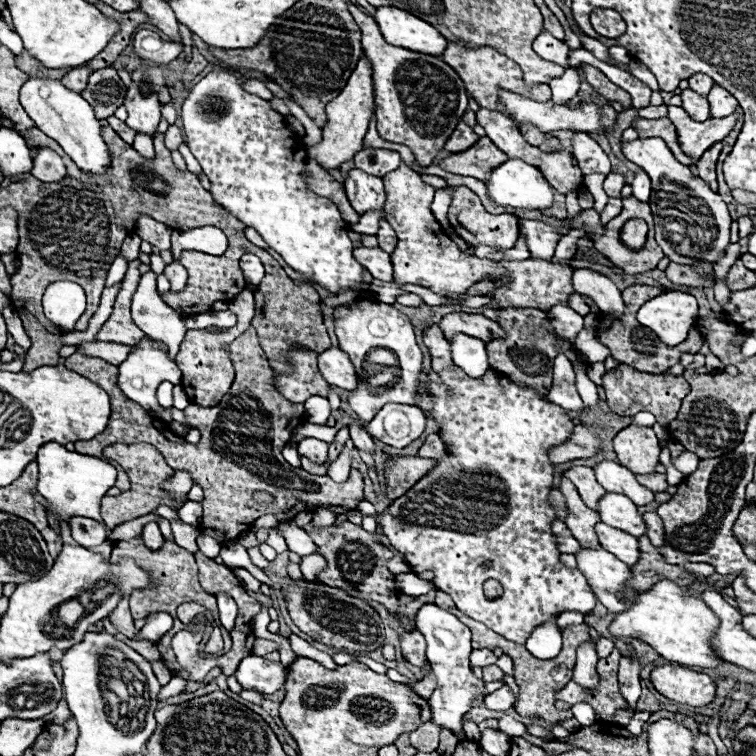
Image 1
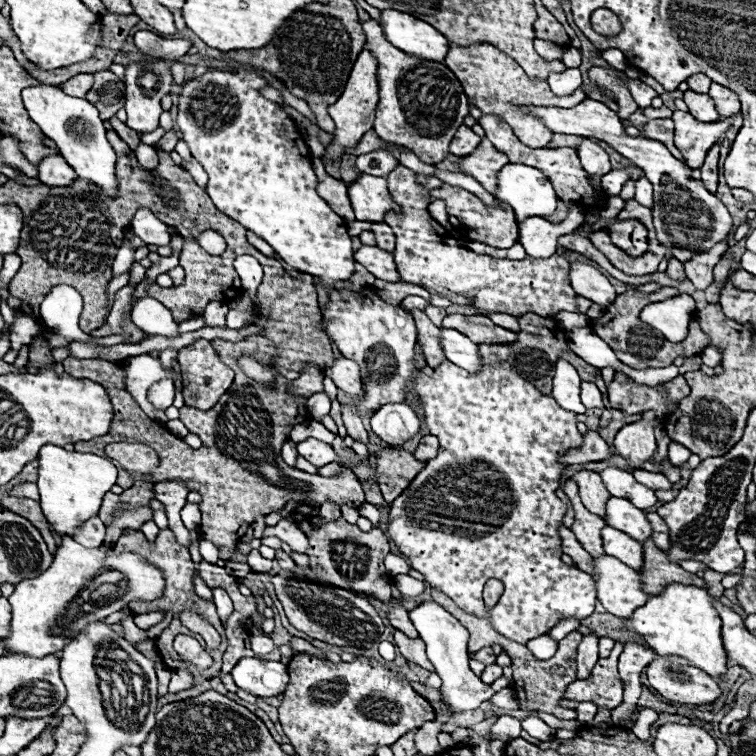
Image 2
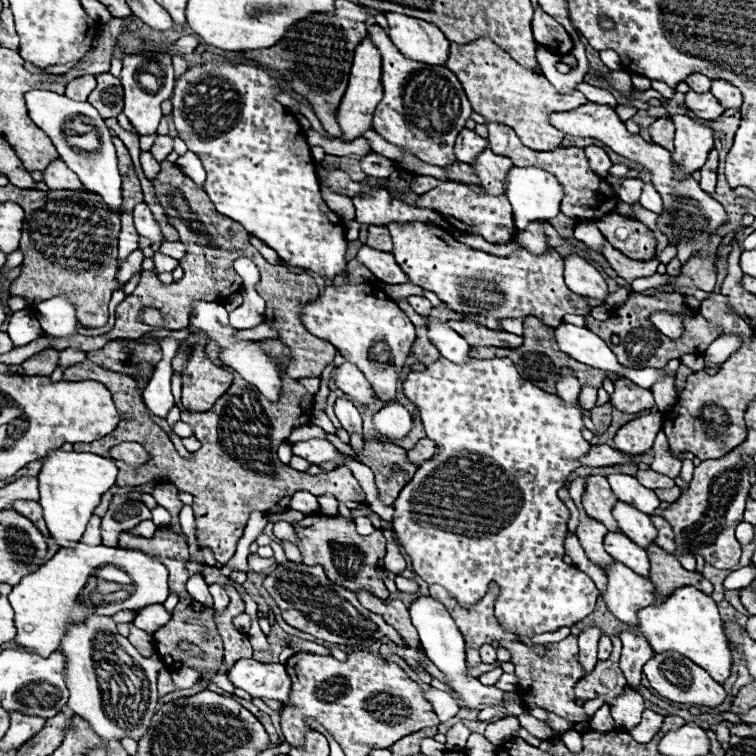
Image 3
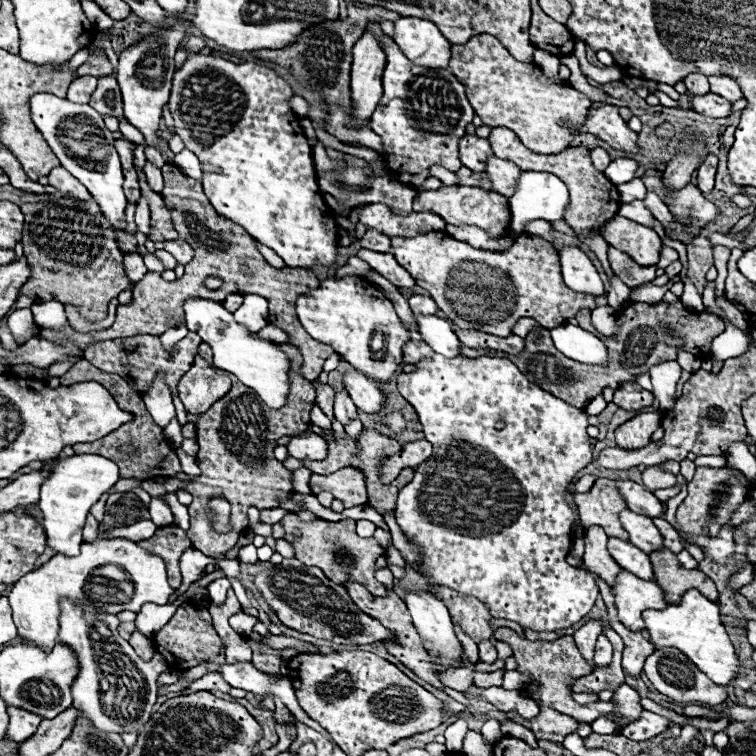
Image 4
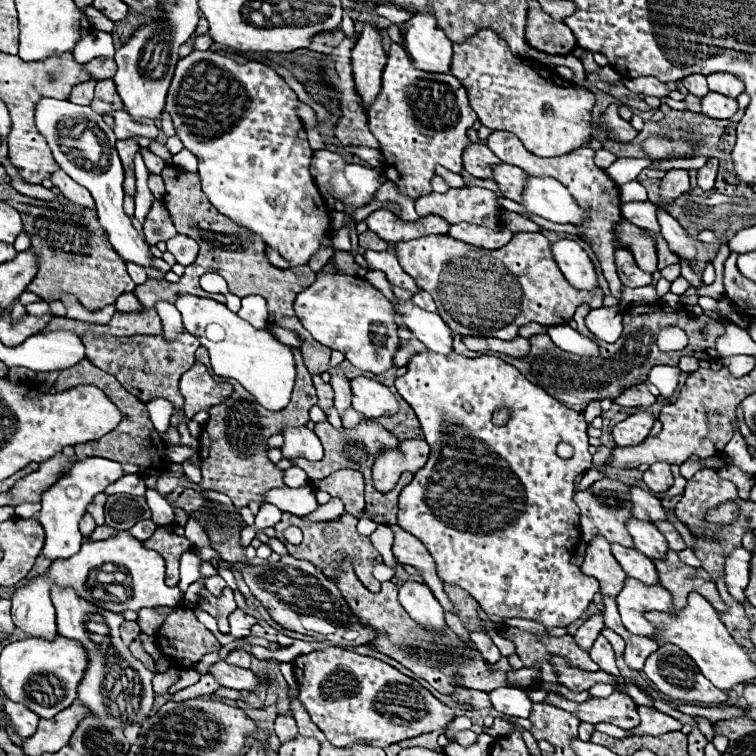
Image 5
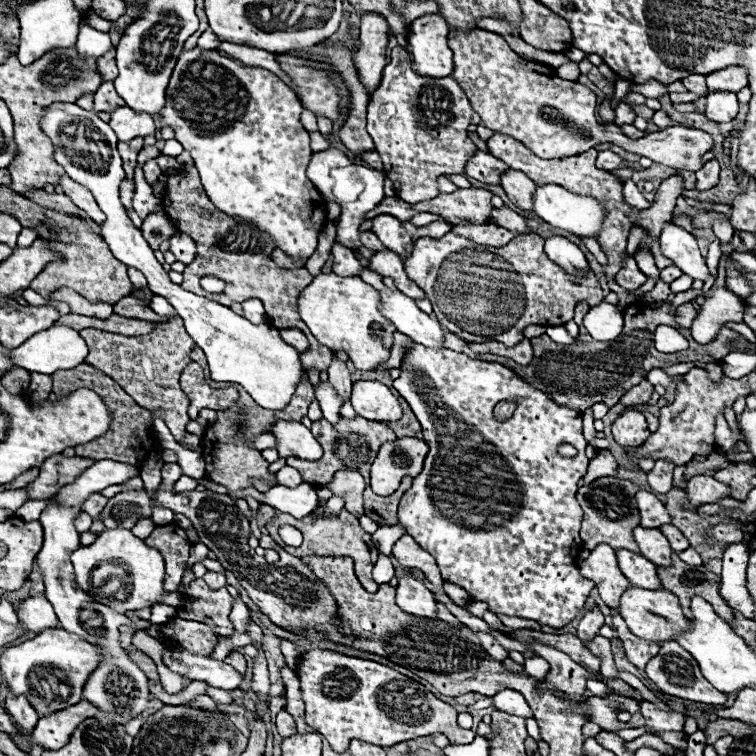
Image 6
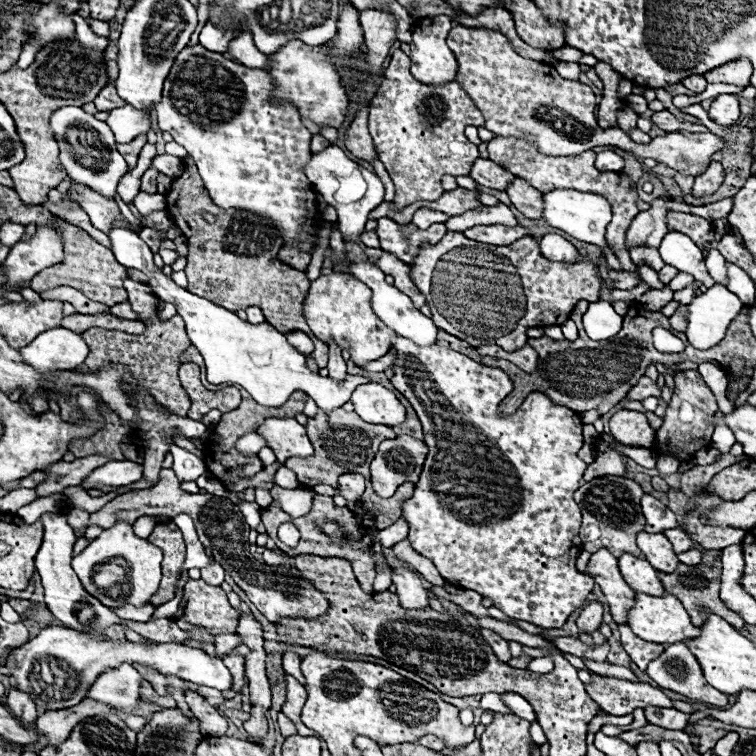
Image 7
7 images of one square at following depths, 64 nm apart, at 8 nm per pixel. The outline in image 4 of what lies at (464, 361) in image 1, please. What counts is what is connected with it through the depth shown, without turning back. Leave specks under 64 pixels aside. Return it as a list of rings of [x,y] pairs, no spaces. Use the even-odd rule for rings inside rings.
[[[416,314],[414,316],[416,324],[418,324],[418,332],[422,334],[422,340],[438,354],[448,356],[448,358],[456,358],[458,352],[458,338],[452,332],[450,322],[438,318],[438,316],[422,316]]]

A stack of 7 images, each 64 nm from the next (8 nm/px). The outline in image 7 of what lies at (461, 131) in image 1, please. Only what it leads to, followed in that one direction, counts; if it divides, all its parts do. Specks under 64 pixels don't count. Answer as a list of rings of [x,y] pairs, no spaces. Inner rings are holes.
[[[478,158],[478,162],[474,162],[470,176],[478,184],[492,188],[492,190],[500,190],[500,192],[506,192],[510,186],[510,180],[512,180],[510,172],[506,172],[502,166],[492,164],[490,160],[484,160],[484,158]]]

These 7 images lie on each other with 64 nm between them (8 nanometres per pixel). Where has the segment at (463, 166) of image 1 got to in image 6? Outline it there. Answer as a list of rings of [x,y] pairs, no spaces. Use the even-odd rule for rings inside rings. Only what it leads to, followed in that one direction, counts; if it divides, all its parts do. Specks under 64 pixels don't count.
[[[508,170],[506,174],[502,174],[502,188],[514,206],[526,212],[534,212],[532,194],[536,192],[536,184],[526,174],[518,170]]]

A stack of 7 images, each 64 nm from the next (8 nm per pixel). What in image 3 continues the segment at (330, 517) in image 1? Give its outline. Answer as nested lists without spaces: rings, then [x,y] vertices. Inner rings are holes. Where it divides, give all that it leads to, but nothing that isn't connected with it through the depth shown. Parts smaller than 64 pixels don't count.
[[[325,494],[318,498],[320,508],[330,514],[338,514],[338,501],[331,495]]]

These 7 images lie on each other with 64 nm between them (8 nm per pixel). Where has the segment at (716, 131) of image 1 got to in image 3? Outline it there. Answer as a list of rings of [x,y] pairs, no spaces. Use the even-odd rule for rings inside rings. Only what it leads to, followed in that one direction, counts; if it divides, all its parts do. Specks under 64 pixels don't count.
[[[672,116],[672,120],[676,124],[672,164],[676,170],[676,178],[684,178],[684,174],[690,176],[692,172],[700,170],[700,166],[704,166],[714,138],[710,128],[688,116]]]

